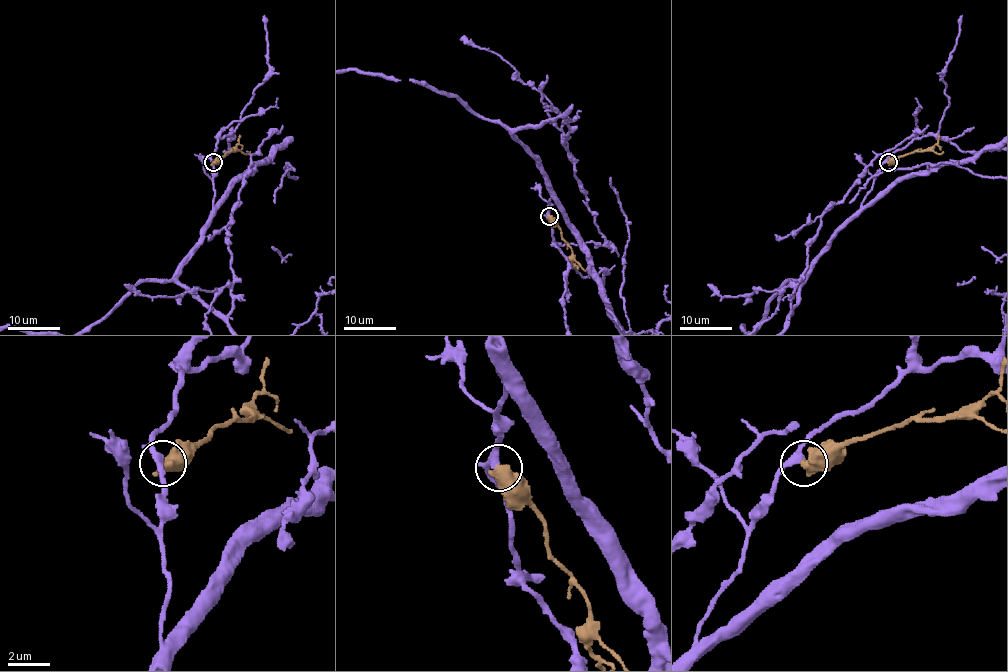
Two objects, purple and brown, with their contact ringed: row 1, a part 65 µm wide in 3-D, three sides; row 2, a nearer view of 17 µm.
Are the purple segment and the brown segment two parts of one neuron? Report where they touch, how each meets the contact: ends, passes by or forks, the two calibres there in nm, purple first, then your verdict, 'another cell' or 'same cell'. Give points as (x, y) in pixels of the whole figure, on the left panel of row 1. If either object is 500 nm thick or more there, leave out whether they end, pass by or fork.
place (213, 162); calibres 320 and 650 nm; another cell

